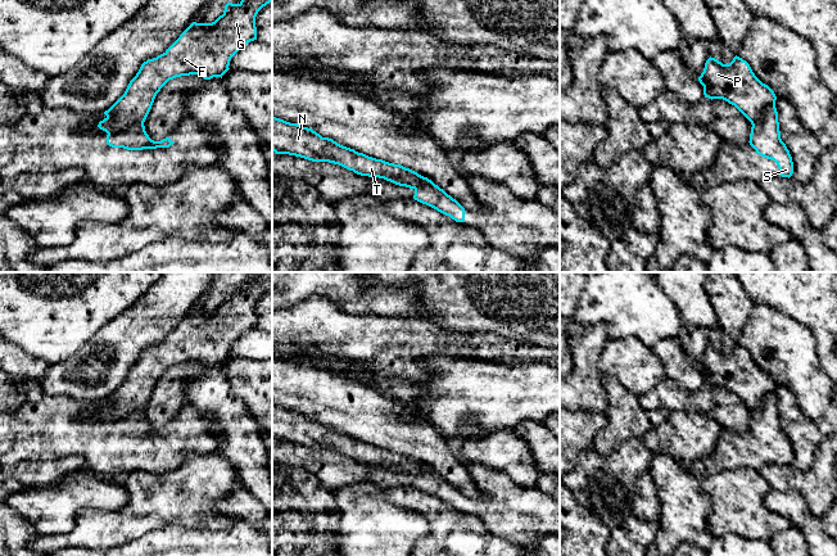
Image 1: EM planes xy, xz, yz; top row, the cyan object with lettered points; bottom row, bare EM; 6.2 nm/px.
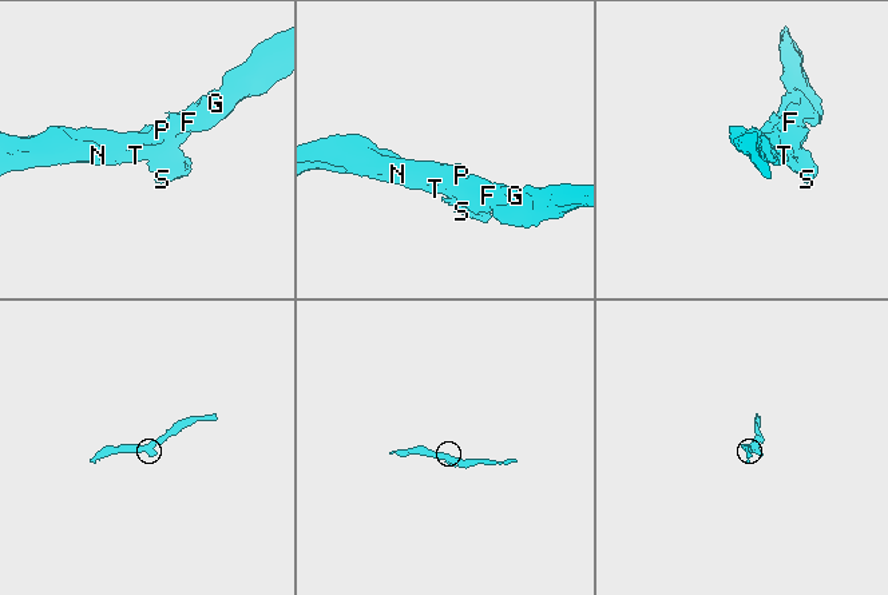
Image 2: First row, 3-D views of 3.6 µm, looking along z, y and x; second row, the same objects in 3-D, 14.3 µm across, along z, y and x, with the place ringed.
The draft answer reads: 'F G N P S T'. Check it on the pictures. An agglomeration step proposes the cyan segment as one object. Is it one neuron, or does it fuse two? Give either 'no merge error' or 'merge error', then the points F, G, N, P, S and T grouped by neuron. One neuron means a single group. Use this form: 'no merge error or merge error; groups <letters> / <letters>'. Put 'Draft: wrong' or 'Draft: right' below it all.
merge error; groups F G N P T / S
Draft: wrong

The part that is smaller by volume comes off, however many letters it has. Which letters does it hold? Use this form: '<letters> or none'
S

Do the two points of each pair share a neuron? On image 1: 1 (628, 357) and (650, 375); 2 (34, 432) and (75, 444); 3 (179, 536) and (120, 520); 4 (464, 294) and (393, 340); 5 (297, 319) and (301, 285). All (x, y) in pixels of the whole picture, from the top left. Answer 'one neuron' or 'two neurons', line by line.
1: one neuron
2: one neuron
3: two neurons
4: two neurons
5: two neurons

